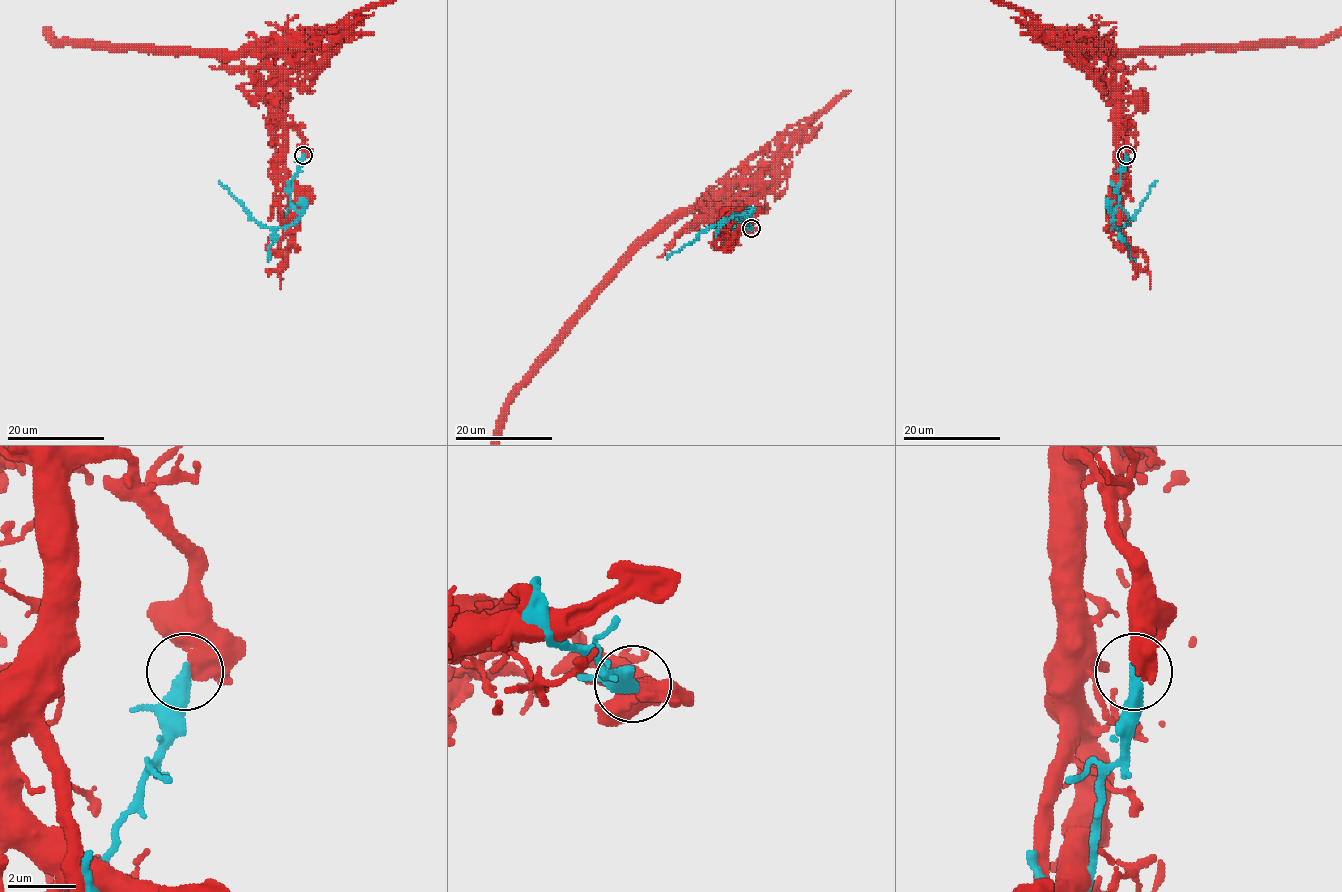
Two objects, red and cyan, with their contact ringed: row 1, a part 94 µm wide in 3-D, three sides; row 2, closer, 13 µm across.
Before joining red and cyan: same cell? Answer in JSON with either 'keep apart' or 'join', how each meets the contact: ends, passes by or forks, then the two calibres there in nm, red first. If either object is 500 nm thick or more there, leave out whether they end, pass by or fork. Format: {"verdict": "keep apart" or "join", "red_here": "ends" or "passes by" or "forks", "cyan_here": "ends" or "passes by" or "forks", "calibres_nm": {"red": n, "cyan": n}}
{"verdict": "keep apart", "red_here": "passes by", "cyan_here": "ends", "calibres_nm": {"red": 420, "cyan": 420}}

